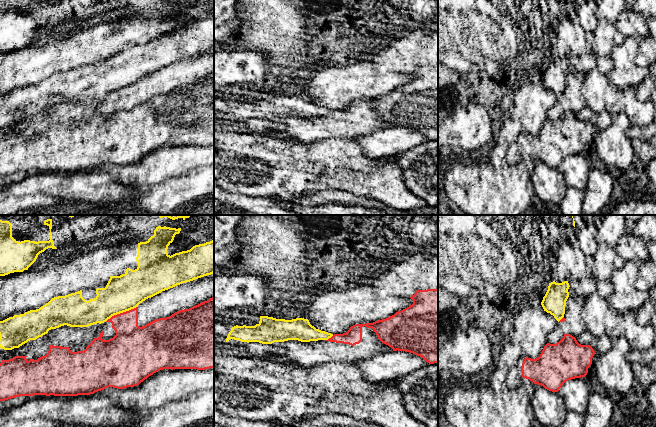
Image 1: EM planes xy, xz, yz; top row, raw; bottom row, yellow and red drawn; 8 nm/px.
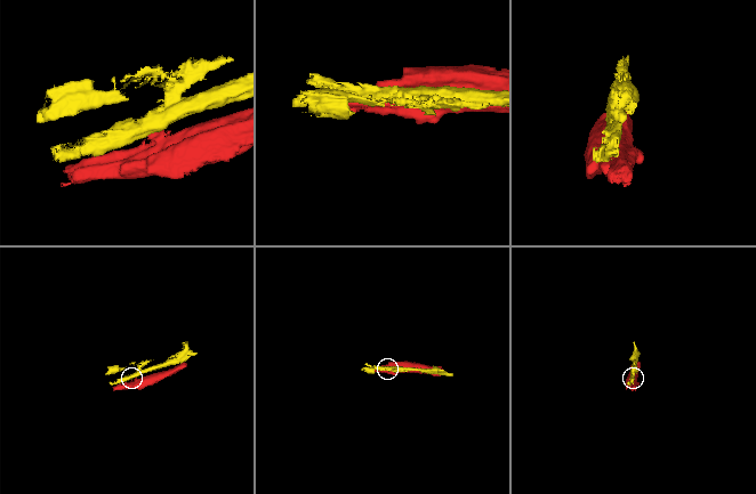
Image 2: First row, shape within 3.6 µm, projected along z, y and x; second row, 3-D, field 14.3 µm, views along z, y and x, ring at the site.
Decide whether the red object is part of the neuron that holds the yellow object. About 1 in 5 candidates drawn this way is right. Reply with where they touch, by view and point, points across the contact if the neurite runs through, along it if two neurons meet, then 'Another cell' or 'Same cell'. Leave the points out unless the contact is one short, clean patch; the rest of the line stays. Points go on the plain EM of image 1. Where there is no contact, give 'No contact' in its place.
Touches yellow at xy (120, 88). Another cell

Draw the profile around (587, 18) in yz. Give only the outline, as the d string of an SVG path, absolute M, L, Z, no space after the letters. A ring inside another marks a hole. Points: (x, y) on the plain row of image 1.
M575 0L574 6L578 12L581 28L585 32L594 32L598 24L595 0Z

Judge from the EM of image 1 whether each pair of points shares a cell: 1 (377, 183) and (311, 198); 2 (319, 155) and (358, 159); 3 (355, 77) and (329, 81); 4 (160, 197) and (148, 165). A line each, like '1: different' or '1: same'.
1: different
2: same
3: same
4: different

